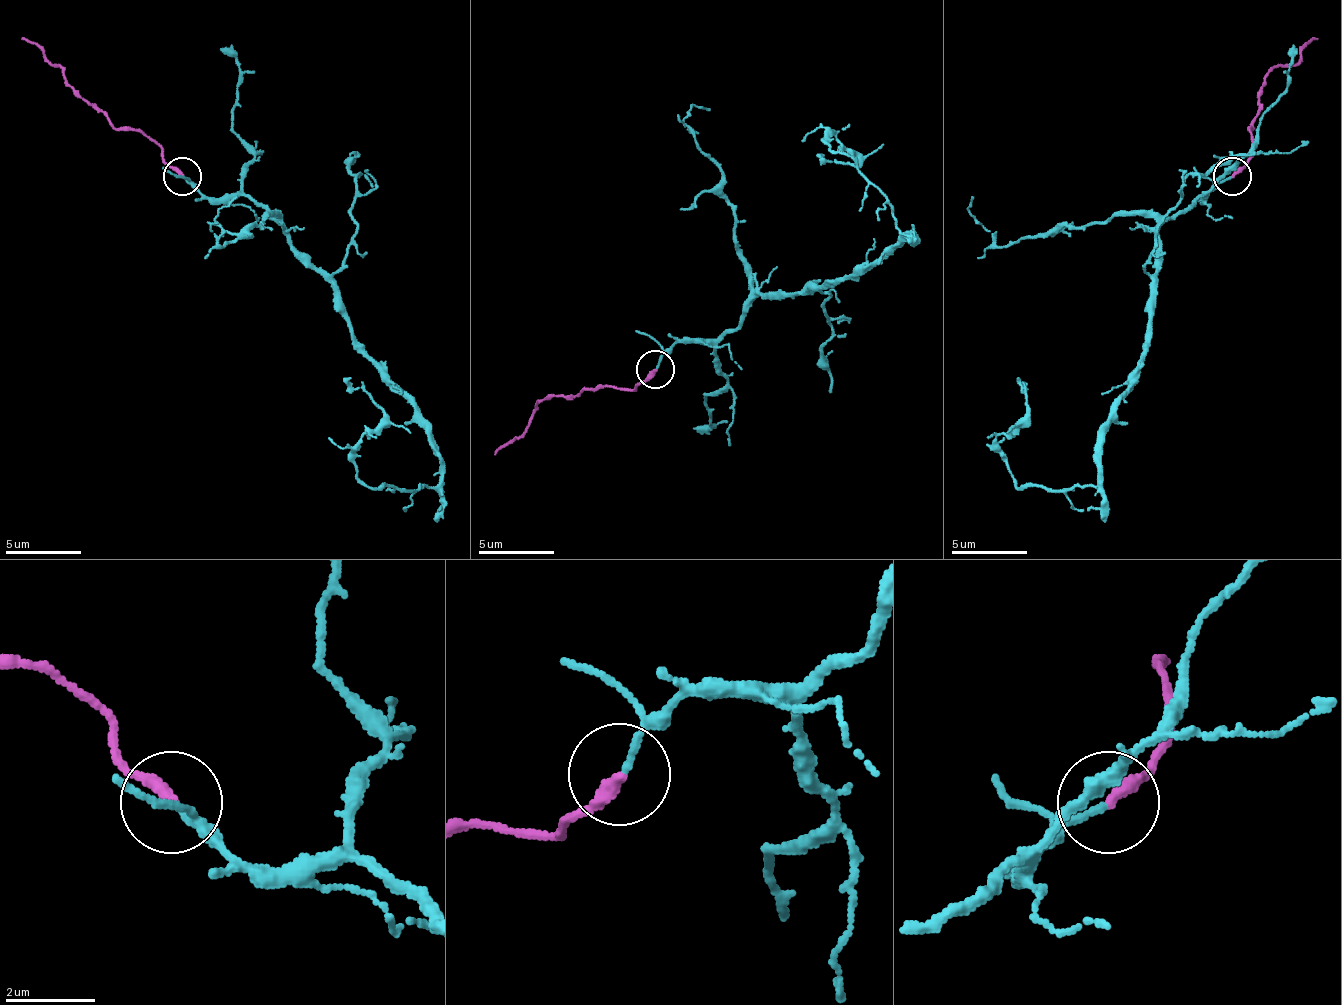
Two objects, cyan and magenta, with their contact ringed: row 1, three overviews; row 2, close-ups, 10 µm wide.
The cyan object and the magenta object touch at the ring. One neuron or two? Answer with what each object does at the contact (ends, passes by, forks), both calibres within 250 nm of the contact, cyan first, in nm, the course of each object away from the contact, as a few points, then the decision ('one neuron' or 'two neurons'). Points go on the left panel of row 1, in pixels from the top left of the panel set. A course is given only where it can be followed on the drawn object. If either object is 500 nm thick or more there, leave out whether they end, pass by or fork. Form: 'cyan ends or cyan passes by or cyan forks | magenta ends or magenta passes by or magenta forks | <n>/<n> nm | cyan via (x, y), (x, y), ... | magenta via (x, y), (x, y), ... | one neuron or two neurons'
cyan ends | magenta ends | 150/320 nm | cyan via (183, 175), (251, 198), (327, 278), (438, 483), (365, 483), (354, 453), (384, 411), (343, 377) | magenta via (183, 175), (164, 160), (164, 152), (141, 133), (118, 129), (76, 91), (61, 68), (23, 38) | one neuron

